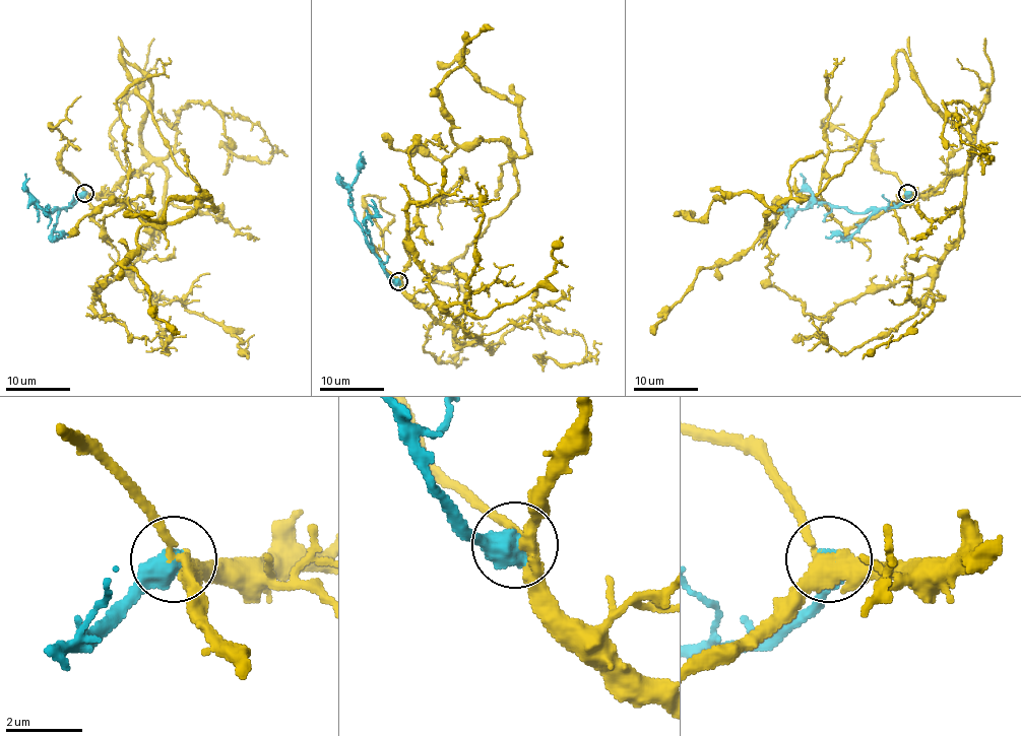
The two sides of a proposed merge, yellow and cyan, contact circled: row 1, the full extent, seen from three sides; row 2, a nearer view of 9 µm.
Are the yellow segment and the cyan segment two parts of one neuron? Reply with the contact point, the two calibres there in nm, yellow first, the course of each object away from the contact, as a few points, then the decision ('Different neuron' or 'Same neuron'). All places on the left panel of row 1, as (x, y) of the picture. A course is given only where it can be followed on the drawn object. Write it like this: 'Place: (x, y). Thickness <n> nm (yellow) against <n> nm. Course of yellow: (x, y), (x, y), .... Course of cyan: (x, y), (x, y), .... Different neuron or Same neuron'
Place: (84, 193). Thickness 280 nm (yellow) against 750 nm. Course of yellow: (84, 193), (148, 161), (151, 82), (121, 51), (204, 193), (143, 225), (124, 265), (179, 334). Course of cyan: (84, 193), (69, 207), (57, 207), (52, 212), (35, 203), (50, 217), (47, 228). Same neuron

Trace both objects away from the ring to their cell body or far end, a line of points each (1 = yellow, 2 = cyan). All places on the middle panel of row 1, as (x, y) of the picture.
1: (398, 280), (462, 342), (465, 294), (435, 273), (518, 192), (515, 155), (457, 145), (438, 84), (493, 28)
2: (398, 281), (383, 269), (348, 203), (349, 186), (364, 163), (361, 159)

